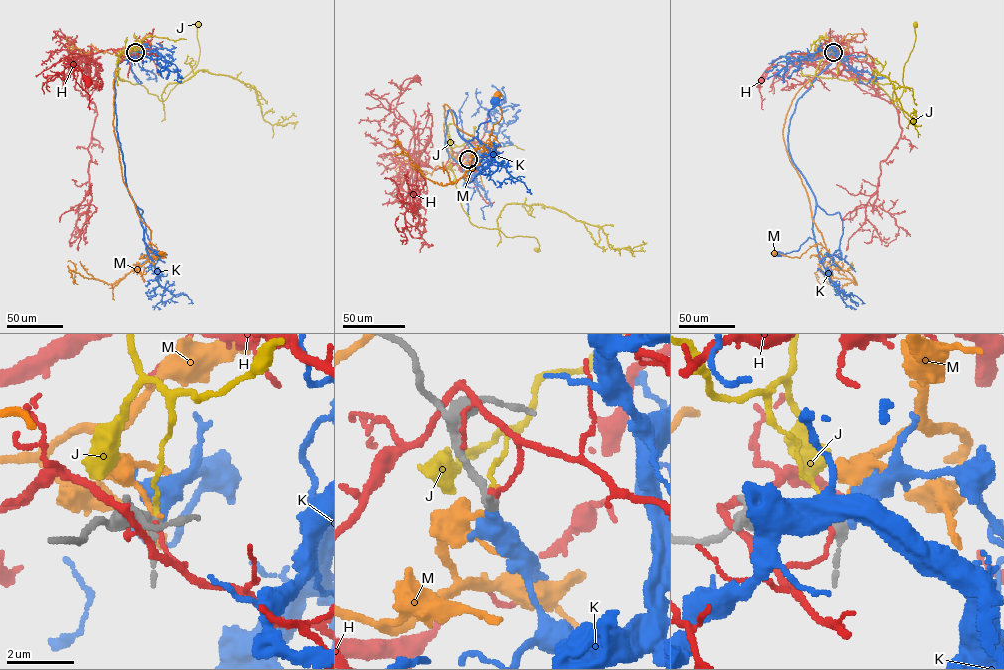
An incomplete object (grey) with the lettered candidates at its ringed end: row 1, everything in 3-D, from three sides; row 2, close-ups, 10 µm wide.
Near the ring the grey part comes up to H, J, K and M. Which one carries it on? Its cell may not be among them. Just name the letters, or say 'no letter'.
K

